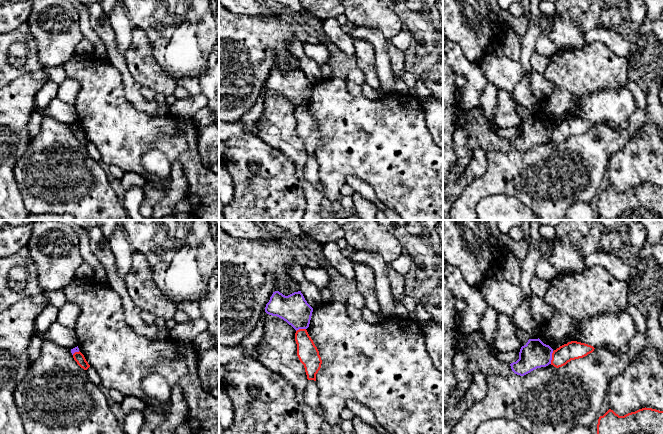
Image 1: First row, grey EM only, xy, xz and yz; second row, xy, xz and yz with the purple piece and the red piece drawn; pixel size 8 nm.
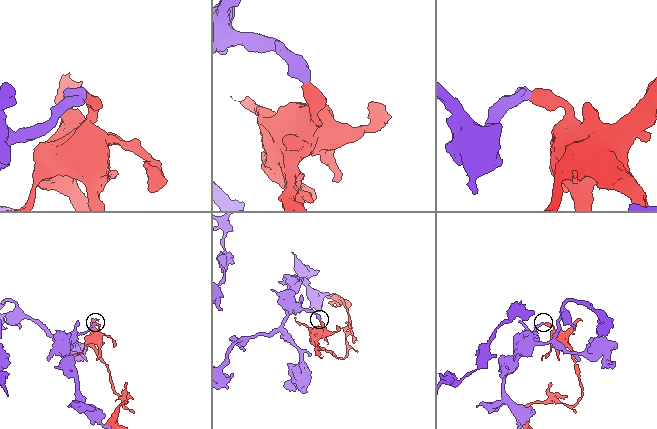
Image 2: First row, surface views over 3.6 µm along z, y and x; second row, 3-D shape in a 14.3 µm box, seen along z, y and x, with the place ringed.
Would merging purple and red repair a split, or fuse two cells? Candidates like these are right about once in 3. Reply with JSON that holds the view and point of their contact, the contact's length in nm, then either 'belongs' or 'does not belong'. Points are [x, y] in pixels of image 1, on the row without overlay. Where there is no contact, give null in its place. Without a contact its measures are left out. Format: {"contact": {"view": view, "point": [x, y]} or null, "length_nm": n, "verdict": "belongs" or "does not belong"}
{"contact": {"view": "yz", "point": [551, 133]}, "length_nm": 110, "verdict": "does not belong"}

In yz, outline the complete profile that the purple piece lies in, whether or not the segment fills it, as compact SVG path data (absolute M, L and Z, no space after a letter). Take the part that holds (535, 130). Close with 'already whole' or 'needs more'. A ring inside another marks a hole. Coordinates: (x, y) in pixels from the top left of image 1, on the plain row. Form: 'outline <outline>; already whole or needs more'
outline M539 114L529 115L520 125L519 135L510 140L511 145L515 150L524 152L537 144L551 140L552 129L553 125Z; already whole

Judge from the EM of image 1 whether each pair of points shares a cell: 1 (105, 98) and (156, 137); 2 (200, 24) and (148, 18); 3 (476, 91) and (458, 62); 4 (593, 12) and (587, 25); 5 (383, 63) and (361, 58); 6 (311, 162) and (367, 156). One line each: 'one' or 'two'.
1: one
2: one
3: one
4: one
5: two
6: two

